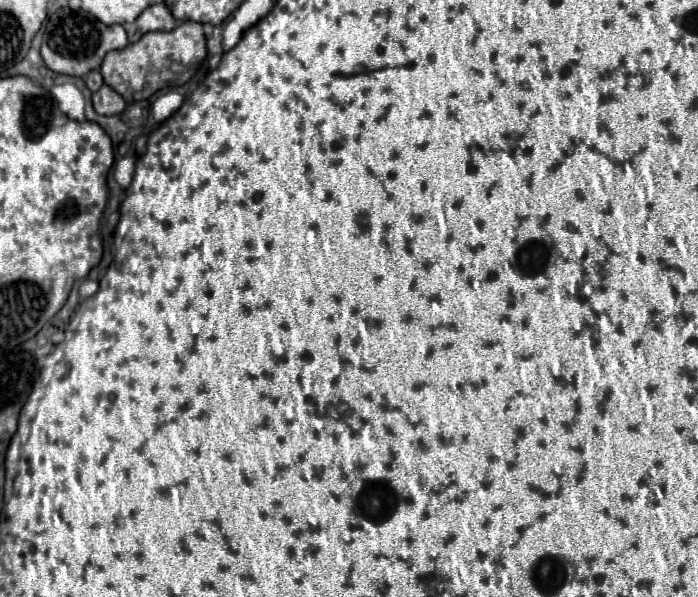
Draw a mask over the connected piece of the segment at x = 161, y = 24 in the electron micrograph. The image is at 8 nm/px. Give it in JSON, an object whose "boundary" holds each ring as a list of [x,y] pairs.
{"boundary":[[[153,4],[149,6],[135,22],[125,24],[125,30],[129,34],[129,42],[137,42],[147,32],[171,32],[171,28],[177,26],[177,20],[171,16],[165,4]]]}

